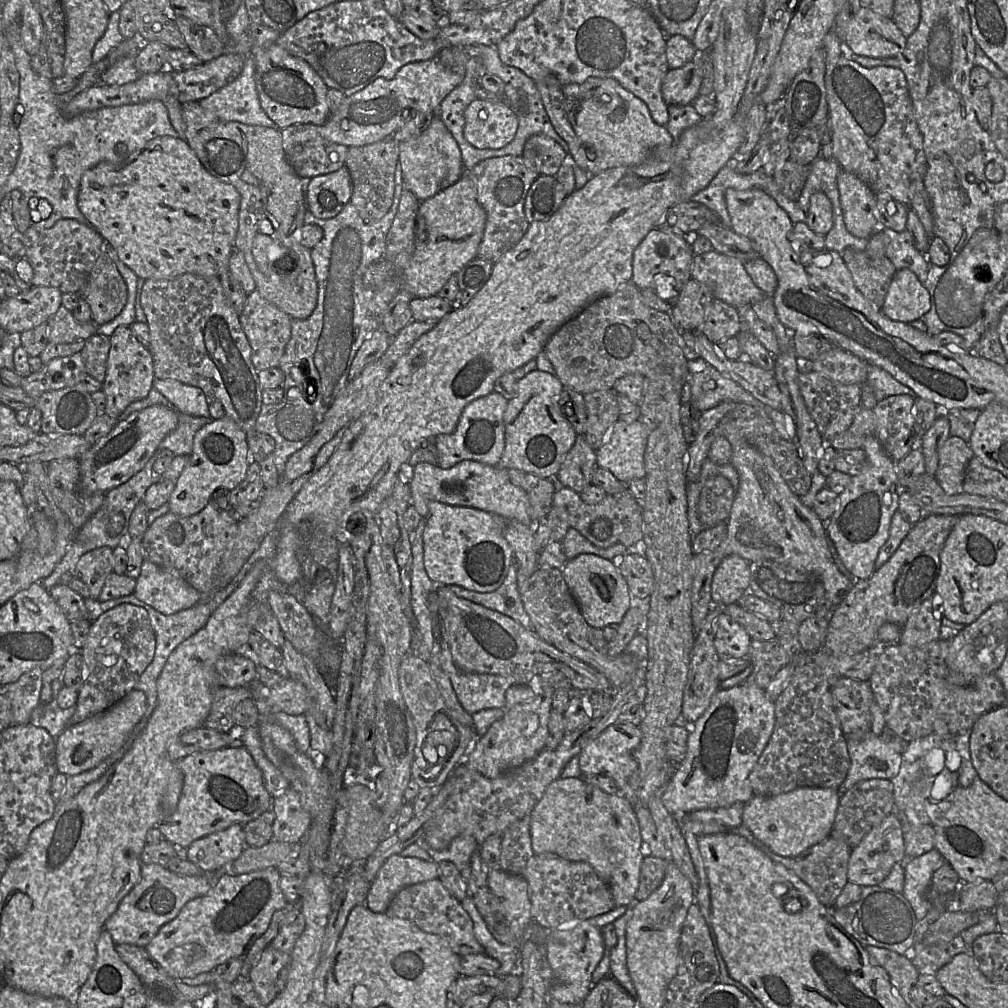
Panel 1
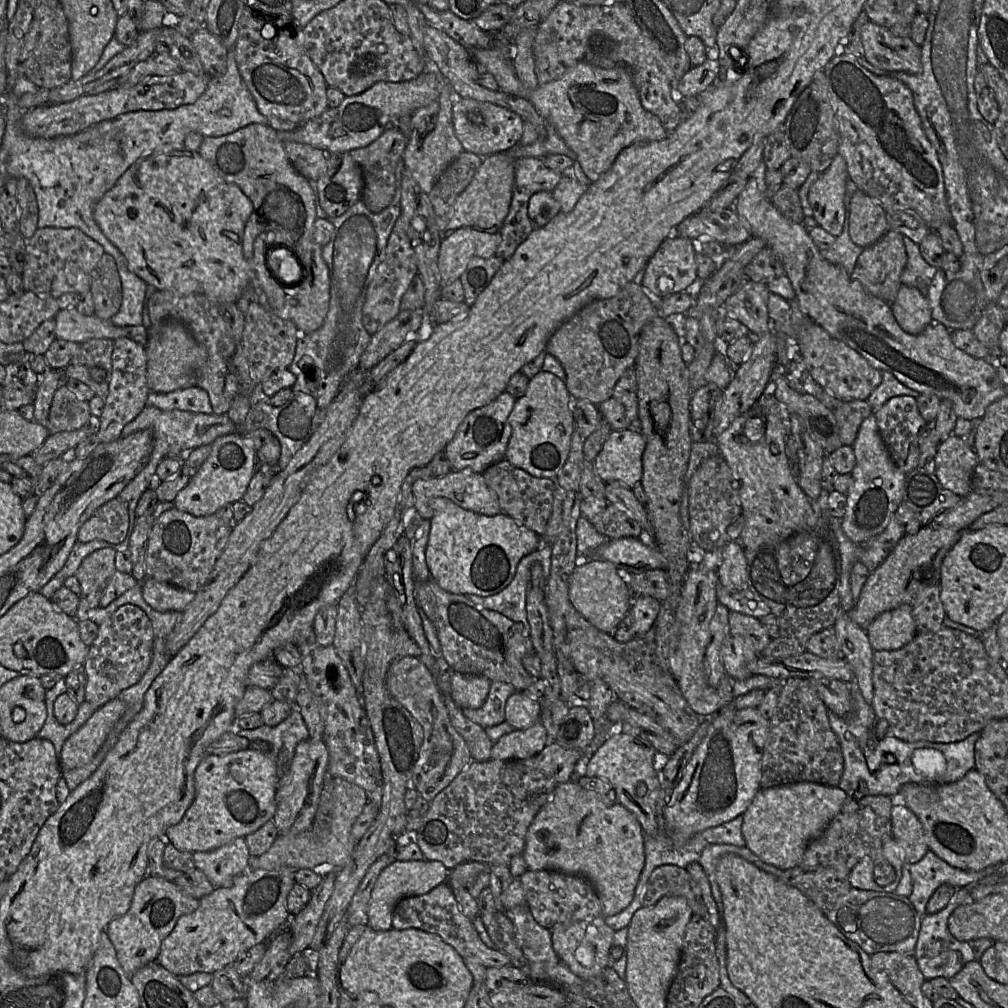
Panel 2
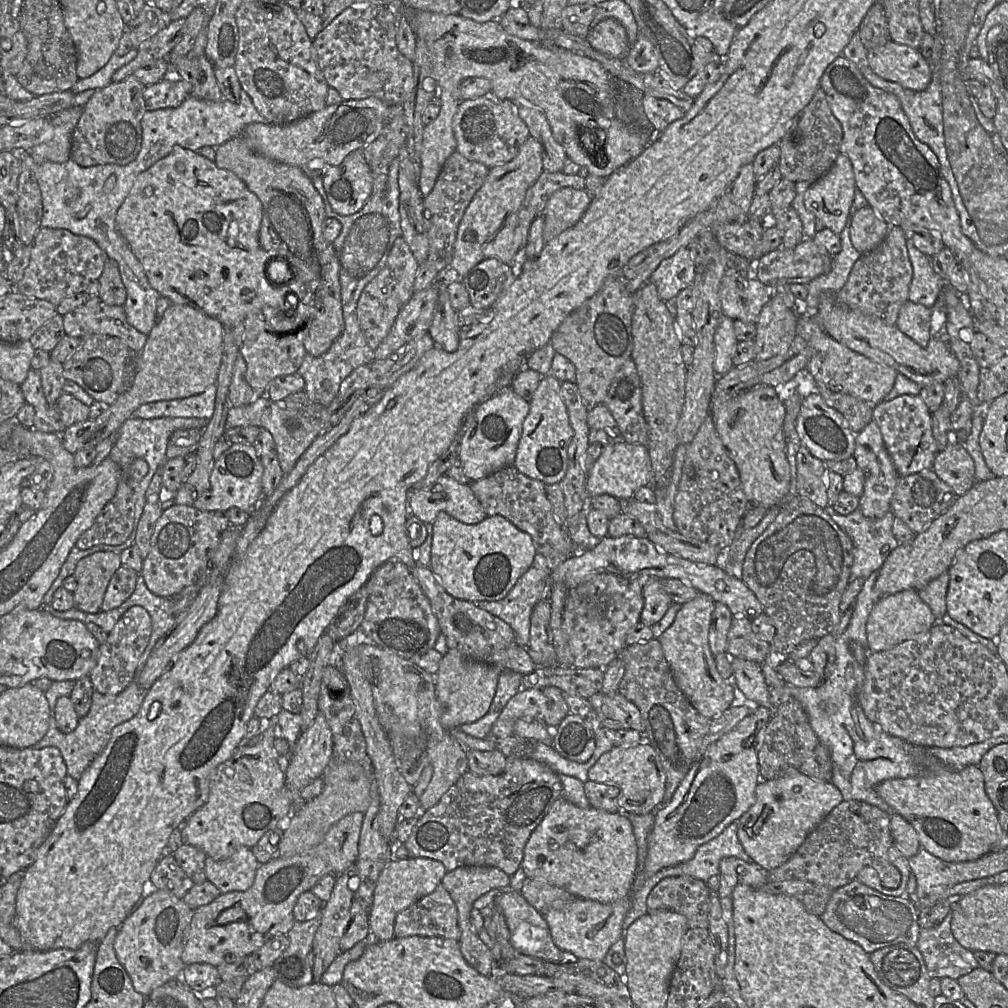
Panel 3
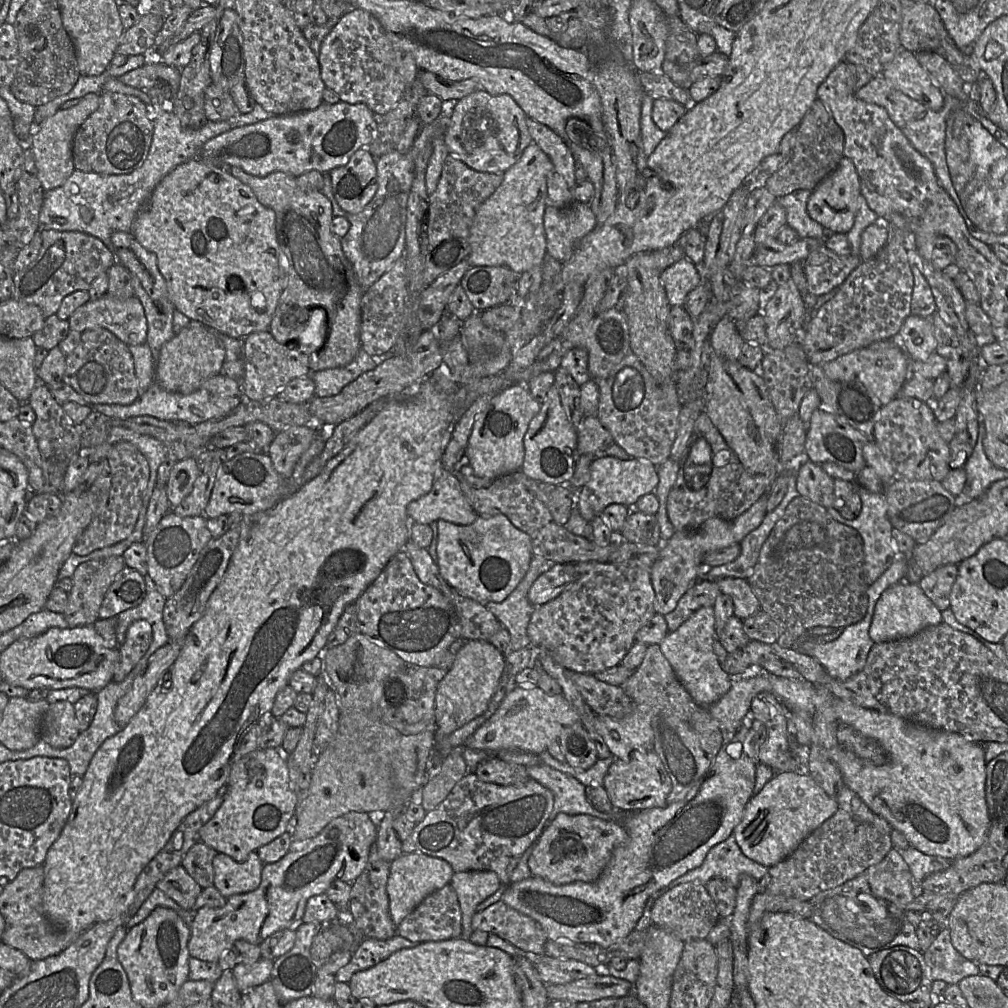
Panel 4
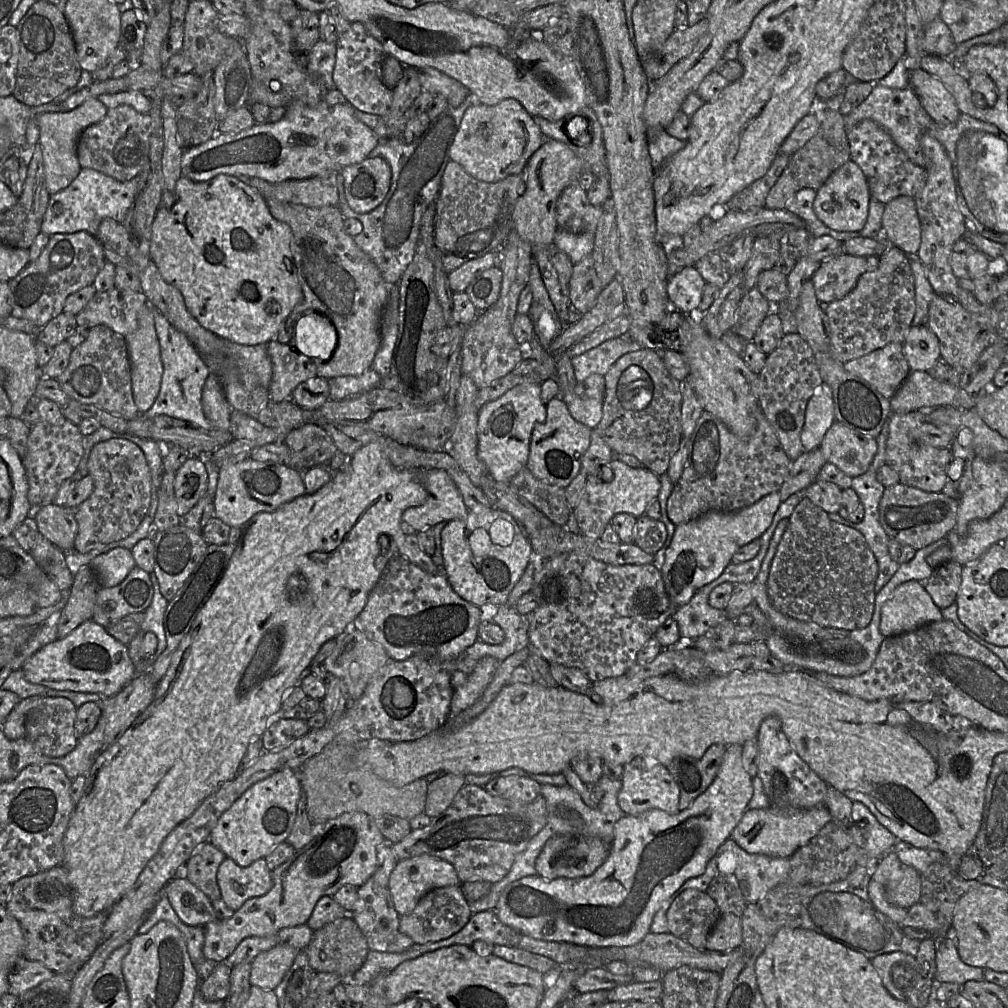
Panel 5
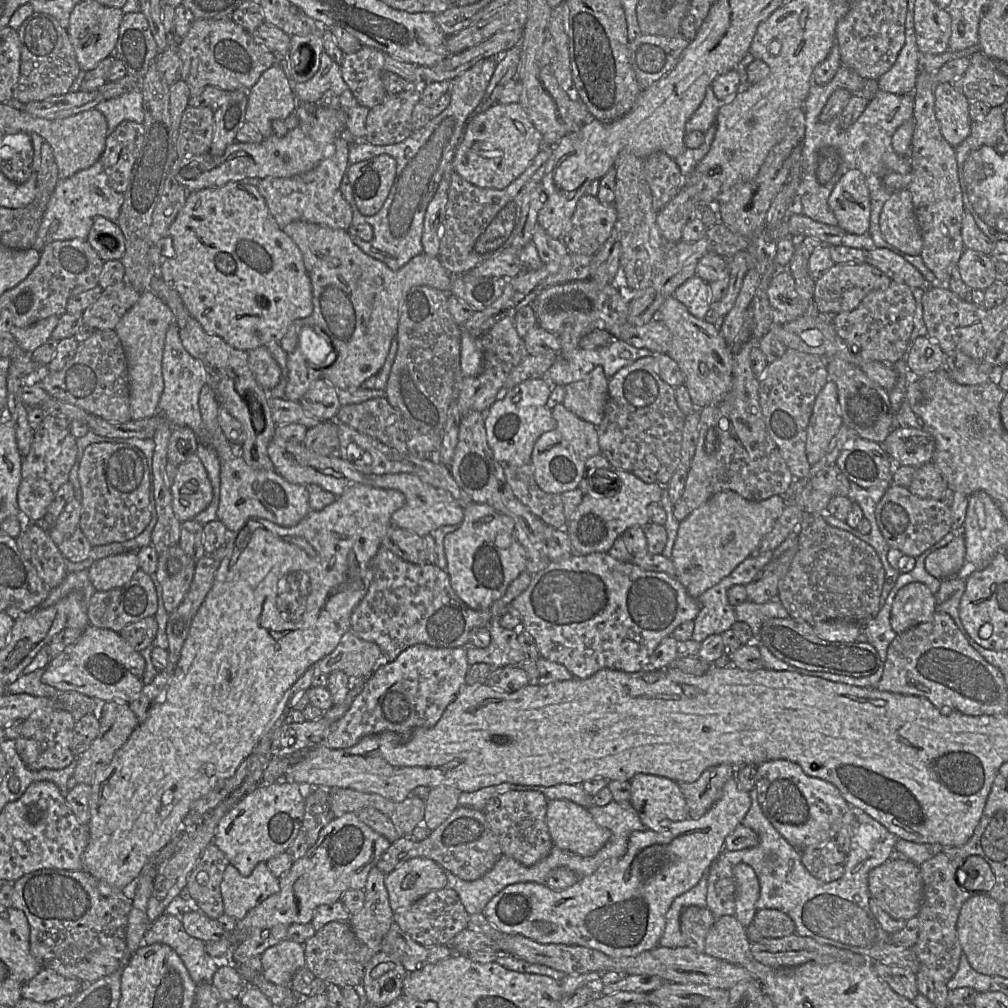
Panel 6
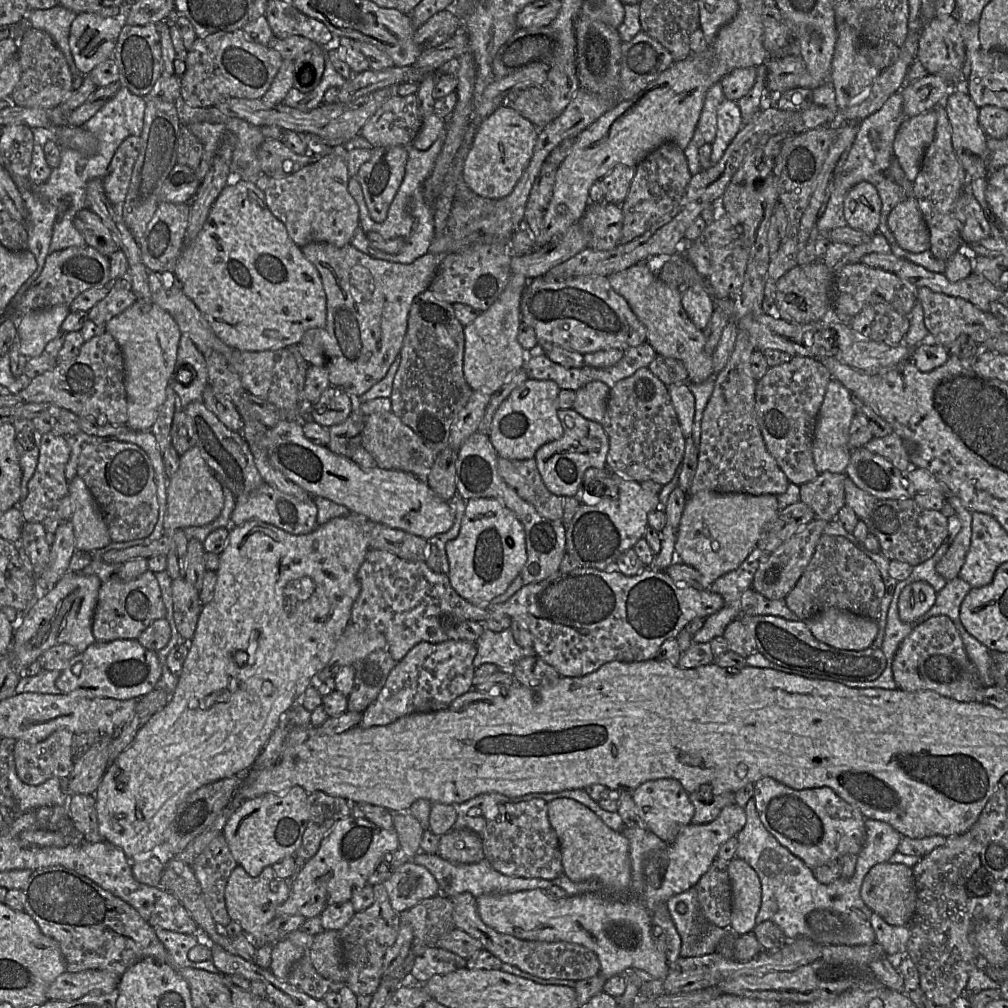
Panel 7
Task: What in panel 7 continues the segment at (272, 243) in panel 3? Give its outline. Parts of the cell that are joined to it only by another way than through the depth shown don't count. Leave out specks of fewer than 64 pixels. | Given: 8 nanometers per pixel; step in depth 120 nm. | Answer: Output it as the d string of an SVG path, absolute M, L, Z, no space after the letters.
M309 243L300 248L302 254L315 266L320 275L326 295L327 317L326 324L323 328L313 328L305 332L300 342L297 344L298 351L309 365L316 365L317 367L323 368L327 371L330 385L342 388L350 396L359 397L385 377L389 367L395 360L396 356L400 353L407 330L407 321L411 304L417 295L429 289L430 283L435 276L440 257L428 252L410 264L399 264L371 258L354 248L351 244L343 247L336 247L328 243Z

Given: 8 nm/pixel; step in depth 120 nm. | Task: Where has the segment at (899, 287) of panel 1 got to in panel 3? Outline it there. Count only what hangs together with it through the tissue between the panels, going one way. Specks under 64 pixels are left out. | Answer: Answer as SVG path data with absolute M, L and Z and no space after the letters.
M907 300L900 308L896 325L918 345L926 347L931 338L931 323L931 309Z

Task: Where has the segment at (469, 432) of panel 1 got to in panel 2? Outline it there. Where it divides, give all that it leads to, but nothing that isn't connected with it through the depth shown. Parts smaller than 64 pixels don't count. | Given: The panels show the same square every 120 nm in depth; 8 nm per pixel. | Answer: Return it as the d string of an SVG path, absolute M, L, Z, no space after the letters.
M505 391L489 404L471 411L466 416L453 439L444 449L454 470L471 468L475 472L483 474L489 466L505 458L512 433L509 415L515 402L516 399Z

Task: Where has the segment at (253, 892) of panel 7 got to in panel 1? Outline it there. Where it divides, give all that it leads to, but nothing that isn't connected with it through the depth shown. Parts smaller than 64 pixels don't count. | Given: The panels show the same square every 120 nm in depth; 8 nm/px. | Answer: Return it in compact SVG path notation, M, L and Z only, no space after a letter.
M235 823L194 840L186 848L185 858L204 872L228 873L227 867L241 855L246 846L243 826Z

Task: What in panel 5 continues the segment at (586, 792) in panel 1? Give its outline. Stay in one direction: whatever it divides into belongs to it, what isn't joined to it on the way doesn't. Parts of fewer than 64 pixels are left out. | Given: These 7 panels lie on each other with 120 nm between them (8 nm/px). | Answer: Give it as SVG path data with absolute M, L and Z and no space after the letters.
M555 835L550 838L535 862L537 875L546 880L575 879L591 876L608 858L610 845L597 837Z

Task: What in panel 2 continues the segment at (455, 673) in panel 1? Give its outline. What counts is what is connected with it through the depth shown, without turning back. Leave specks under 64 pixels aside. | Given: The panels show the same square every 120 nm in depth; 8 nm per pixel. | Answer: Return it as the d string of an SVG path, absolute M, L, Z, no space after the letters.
M492 681L488 696L484 704L480 708L477 709L461 708L461 709L466 718L480 725L482 728L486 729L488 727L501 724L502 722L505 721L506 701L509 698L509 696L515 691L516 689L511 684L508 684L503 681Z

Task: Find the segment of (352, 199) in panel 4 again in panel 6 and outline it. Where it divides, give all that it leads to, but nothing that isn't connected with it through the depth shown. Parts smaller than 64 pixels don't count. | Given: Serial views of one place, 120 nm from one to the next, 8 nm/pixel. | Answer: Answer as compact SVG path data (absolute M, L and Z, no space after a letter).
M382 154L350 164L345 174L350 181L359 212L364 216L373 216L380 211L393 186L396 161Z

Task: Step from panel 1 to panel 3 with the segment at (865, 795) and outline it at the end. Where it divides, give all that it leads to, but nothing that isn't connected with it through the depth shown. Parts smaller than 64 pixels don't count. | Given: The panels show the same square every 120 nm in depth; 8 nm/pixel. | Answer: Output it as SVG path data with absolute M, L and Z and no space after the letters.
M843 800L807 836L802 845L784 864L769 871L769 882L805 880L830 889L836 889L855 880L863 867L870 866L877 871L883 887L895 889L901 882L901 874L888 859L888 849L892 845L890 816L887 812L863 801Z

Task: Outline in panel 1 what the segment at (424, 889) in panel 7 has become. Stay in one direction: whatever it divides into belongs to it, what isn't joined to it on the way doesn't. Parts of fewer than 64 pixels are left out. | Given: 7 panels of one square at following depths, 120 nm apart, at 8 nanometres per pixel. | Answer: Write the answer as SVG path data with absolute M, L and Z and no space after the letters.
M391 855L370 883L366 906L375 913L385 913L394 896L405 886L438 878L439 868L435 861Z

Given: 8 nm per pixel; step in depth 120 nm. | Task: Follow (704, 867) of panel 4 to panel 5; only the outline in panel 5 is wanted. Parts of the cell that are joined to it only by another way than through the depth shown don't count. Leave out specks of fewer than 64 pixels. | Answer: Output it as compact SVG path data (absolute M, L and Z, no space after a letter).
M733 839L726 840L709 860L702 875L687 880L675 893L674 899L687 889L706 892L711 880L718 875L734 875L744 895L746 902L757 903L771 889L784 882L789 874L789 859L772 857L762 854L746 853Z

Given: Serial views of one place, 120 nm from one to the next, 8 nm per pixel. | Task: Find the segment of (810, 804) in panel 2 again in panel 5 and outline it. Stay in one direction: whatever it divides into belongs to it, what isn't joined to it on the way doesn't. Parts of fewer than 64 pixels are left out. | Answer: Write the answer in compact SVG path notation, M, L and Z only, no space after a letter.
M826 805L810 809L778 806L770 806L765 809L747 809L730 838L748 854L789 859L831 820L832 816Z

